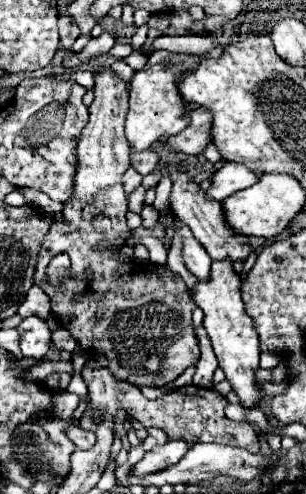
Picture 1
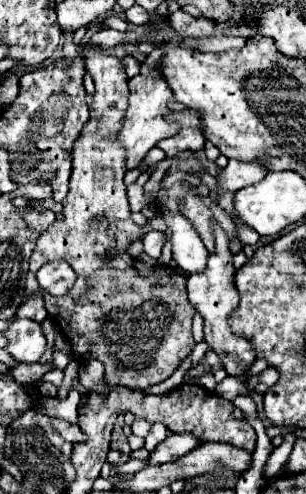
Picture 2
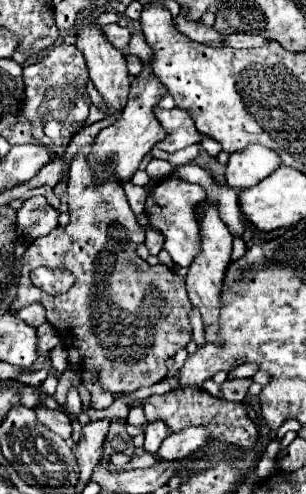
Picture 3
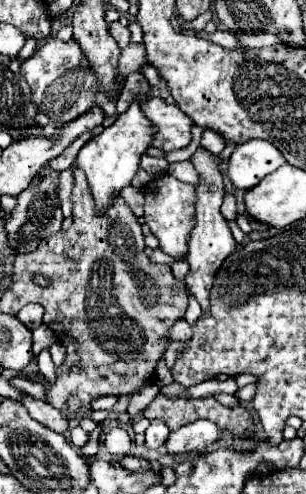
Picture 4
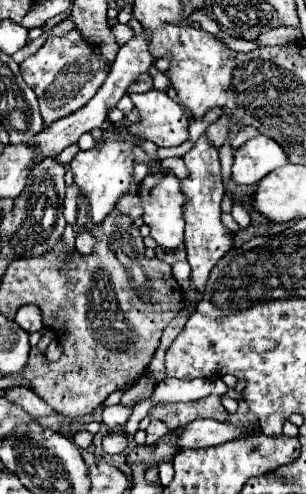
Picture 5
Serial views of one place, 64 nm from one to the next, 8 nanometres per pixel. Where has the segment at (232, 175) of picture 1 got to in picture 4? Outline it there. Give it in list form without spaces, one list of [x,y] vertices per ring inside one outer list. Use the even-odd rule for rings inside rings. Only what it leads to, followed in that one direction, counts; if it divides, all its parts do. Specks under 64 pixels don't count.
[[[250,140],[232,152],[228,162],[228,178],[236,188],[250,190],[284,162],[284,156],[270,142]]]

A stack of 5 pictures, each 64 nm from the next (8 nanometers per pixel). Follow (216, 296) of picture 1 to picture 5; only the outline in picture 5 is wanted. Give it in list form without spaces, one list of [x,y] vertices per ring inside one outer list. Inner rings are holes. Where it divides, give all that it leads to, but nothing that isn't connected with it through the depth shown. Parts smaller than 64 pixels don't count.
[[[202,134],[200,140],[194,144],[194,148],[184,156],[186,168],[190,170],[190,178],[182,180],[182,192],[186,194],[188,202],[184,208],[186,216],[186,252],[188,252],[188,262],[192,266],[192,288],[196,292],[204,292],[210,270],[218,264],[218,260],[234,248],[234,238],[230,230],[222,224],[220,216],[220,202],[224,198],[224,186],[222,186],[222,176],[220,176],[220,160],[218,160],[218,150],[210,146],[208,138]]]

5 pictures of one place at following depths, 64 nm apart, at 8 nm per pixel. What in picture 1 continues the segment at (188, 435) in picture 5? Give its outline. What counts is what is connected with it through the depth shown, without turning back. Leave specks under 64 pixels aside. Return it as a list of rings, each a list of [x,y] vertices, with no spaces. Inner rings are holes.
[[[170,440],[164,446],[156,446],[154,450],[146,452],[144,458],[132,468],[132,476],[146,476],[148,472],[162,472],[176,464],[188,452],[188,444],[182,440]]]

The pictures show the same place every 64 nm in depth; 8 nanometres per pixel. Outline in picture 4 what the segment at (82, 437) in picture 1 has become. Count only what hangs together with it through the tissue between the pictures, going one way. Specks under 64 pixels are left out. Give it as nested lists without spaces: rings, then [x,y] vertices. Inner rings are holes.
[[[24,394],[22,404],[28,408],[30,416],[32,416],[34,420],[38,420],[42,426],[46,426],[46,428],[50,428],[50,430],[54,430],[54,432],[66,434],[66,430],[68,430],[68,418],[66,418],[62,412],[58,412],[58,410],[52,408],[50,404],[46,404],[46,402],[42,402],[42,400],[36,400],[36,398],[28,396],[28,394]]]

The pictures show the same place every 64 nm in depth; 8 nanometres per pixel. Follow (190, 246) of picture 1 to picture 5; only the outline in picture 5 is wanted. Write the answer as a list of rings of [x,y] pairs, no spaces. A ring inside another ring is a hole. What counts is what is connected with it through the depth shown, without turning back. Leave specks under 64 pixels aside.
[[[170,172],[148,174],[140,184],[140,200],[144,208],[144,222],[150,226],[150,236],[164,248],[176,250],[184,244],[184,192],[180,192],[180,180]]]

